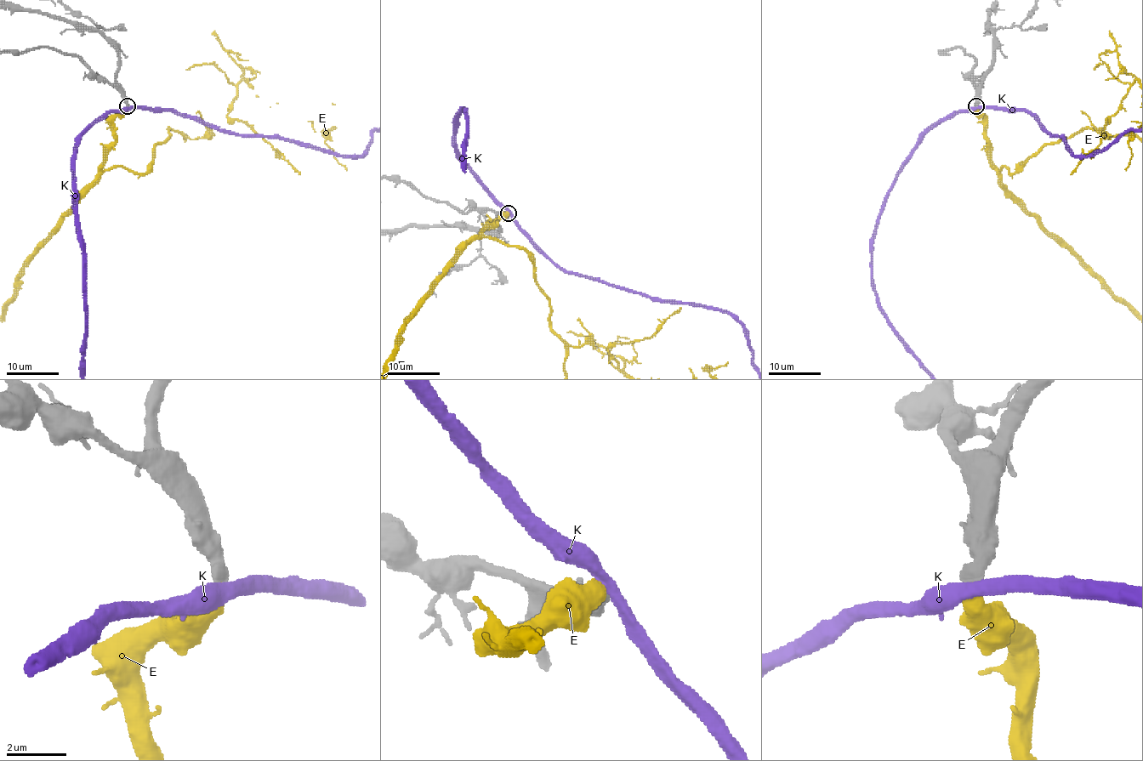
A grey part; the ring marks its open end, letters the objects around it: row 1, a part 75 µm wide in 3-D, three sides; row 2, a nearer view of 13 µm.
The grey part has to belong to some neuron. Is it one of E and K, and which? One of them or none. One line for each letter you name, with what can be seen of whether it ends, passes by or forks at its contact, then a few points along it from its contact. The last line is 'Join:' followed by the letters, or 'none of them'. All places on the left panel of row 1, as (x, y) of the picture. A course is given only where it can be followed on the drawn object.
E: It ends there
Join: E

